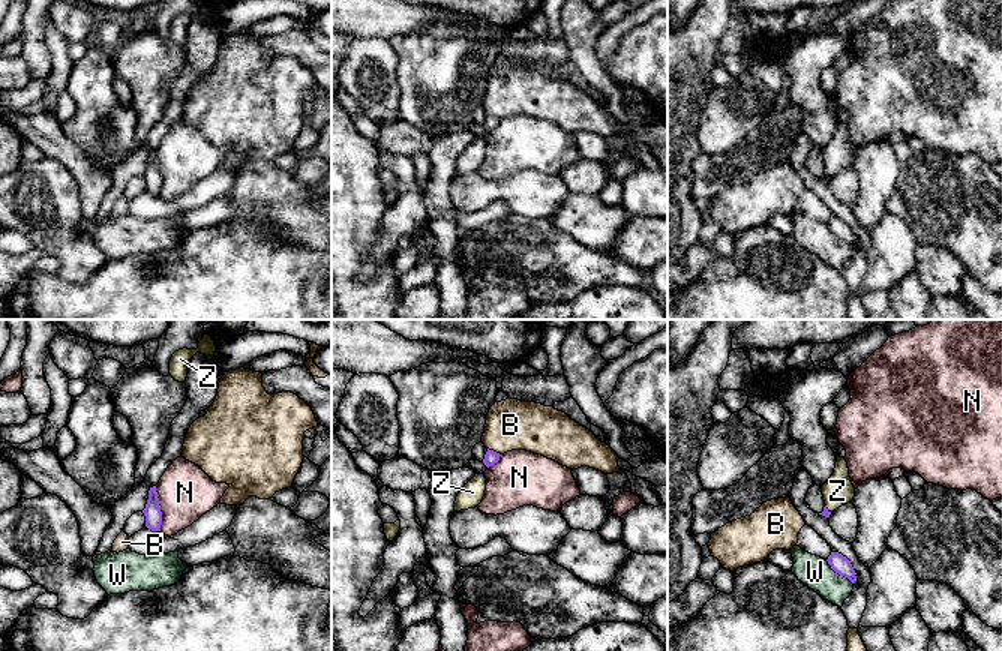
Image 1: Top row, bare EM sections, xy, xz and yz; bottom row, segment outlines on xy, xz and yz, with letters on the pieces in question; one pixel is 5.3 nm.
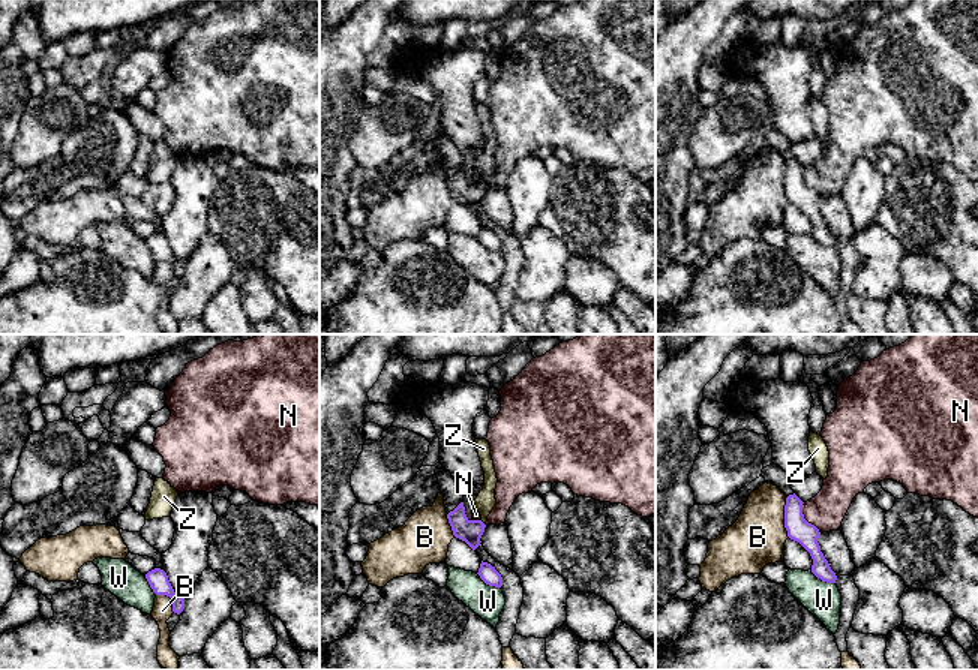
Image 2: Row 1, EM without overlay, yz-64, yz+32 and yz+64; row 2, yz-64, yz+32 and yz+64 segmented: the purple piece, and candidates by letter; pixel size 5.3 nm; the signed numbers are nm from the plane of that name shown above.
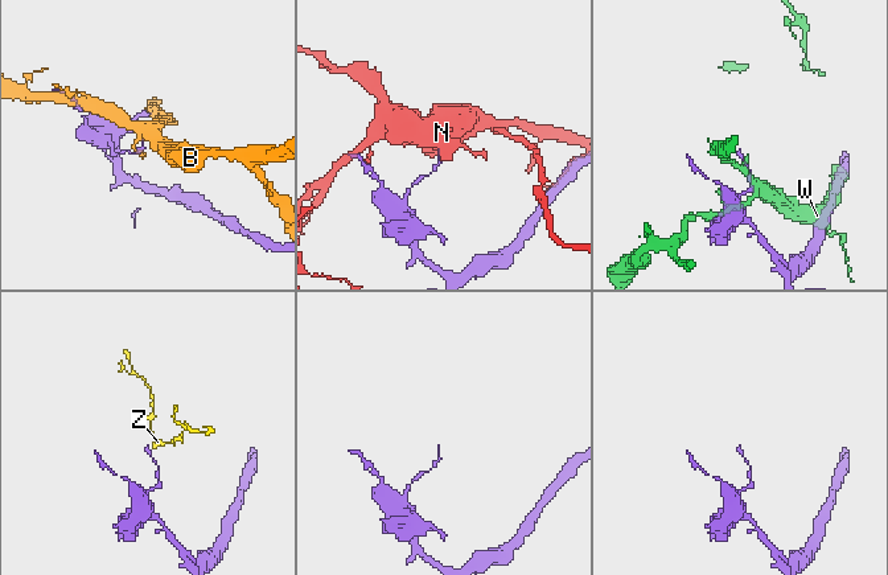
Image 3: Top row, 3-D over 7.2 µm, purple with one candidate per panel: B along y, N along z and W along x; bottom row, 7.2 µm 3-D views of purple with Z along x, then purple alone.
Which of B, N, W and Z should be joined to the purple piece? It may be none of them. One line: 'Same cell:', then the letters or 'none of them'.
Same cell: Z

